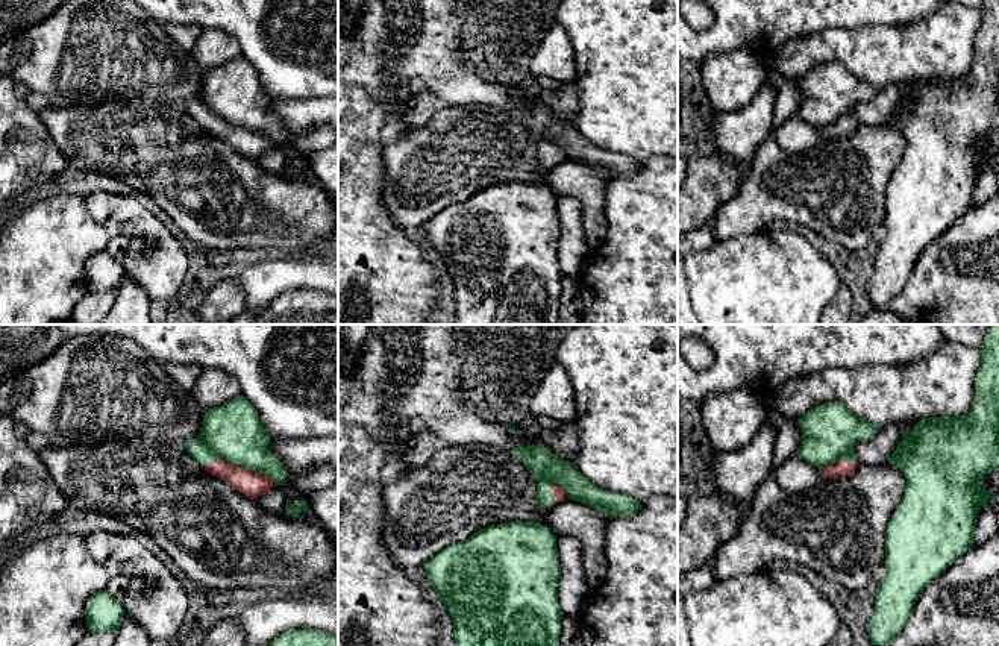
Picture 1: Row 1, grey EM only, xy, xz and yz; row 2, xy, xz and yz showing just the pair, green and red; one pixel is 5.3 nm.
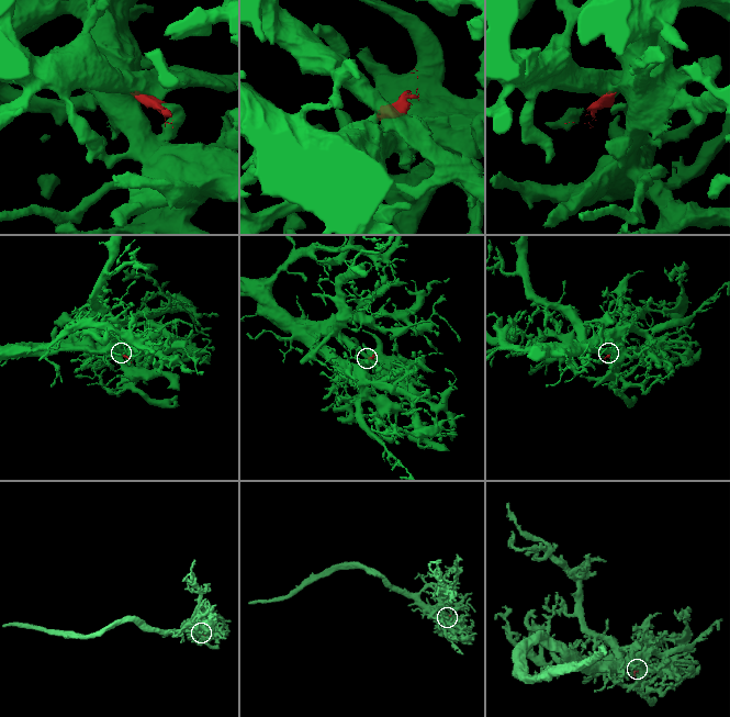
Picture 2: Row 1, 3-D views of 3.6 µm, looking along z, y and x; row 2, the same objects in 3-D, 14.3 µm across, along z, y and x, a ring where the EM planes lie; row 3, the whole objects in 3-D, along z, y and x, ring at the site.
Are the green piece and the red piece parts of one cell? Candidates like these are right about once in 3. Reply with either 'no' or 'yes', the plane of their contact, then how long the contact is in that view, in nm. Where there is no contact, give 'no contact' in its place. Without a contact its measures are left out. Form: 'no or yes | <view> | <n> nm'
yes | xy | 440 nm

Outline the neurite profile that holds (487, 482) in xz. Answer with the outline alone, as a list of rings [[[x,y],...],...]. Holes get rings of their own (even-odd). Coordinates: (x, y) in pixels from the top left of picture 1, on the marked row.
[[[490,444],[447,446],[435,452],[426,464],[405,469],[384,487],[384,543],[397,566],[415,570],[444,547],[462,541],[490,525],[534,520],[549,526],[549,508],[540,508],[535,503],[537,490],[538,481],[509,450]]]

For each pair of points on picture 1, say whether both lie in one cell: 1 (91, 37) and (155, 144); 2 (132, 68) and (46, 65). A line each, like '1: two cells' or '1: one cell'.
1: two cells
2: one cell

